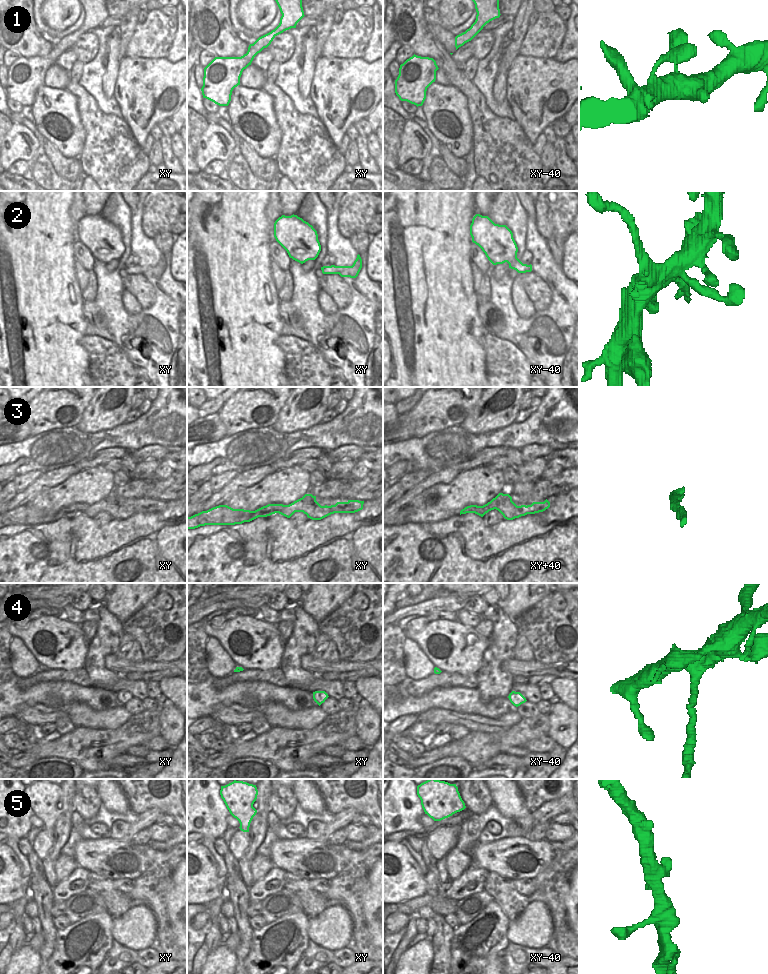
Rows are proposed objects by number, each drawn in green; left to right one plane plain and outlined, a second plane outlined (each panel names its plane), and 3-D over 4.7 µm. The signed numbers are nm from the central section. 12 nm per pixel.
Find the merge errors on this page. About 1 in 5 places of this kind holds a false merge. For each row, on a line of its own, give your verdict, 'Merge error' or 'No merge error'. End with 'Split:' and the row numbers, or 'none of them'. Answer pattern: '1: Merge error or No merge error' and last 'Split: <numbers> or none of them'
1: No merge error
2: No merge error
3: No merge error
4: Merge error
5: No merge error
Split: 4.

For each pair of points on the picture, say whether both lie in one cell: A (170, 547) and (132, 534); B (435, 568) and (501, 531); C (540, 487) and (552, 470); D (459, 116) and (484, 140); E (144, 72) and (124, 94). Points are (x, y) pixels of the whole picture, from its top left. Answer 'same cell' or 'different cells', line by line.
A: same cell
B: same cell
C: different cells
D: different cells
E: same cell

